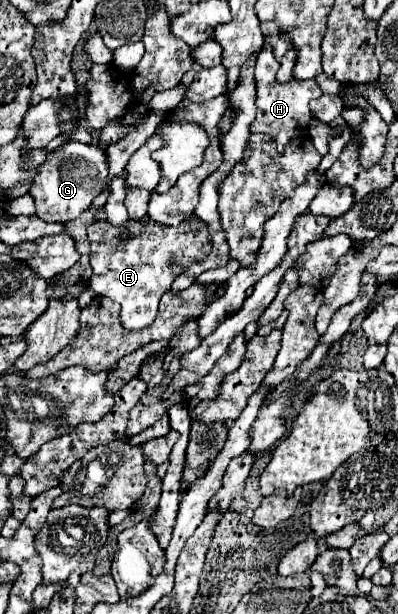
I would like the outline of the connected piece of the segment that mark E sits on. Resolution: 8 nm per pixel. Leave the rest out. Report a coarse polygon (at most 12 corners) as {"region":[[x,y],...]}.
{"region":[[194,215],[178,227],[88,227],[90,289],[124,329],[156,319],[174,279],[208,255]]}

